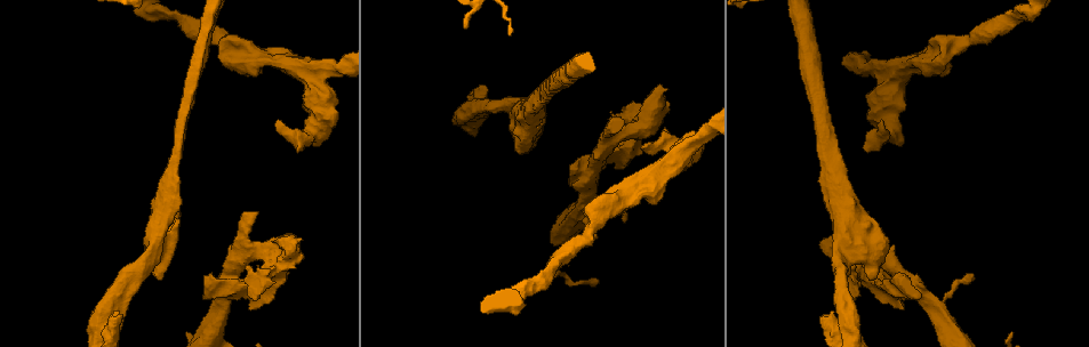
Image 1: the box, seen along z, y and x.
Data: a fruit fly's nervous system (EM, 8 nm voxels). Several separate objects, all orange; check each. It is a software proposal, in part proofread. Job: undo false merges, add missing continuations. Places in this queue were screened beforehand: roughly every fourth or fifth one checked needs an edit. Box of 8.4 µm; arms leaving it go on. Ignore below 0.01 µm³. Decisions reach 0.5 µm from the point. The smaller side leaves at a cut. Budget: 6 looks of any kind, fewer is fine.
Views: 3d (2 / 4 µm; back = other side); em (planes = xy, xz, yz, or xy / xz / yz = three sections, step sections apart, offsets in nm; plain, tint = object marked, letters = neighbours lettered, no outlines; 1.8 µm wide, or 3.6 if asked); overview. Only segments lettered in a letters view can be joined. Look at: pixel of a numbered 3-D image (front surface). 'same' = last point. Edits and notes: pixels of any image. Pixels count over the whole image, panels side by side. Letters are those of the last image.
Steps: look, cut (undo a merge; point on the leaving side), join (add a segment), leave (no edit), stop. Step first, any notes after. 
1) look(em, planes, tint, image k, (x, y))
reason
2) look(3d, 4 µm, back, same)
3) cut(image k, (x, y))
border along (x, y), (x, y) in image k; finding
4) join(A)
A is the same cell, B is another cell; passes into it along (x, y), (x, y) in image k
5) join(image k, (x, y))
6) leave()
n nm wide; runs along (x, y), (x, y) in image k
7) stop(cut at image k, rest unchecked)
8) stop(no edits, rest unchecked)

look(em, planes, letters, image 1, (299, 151))
stops while still wide

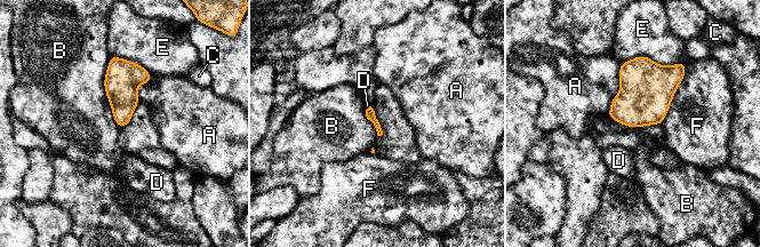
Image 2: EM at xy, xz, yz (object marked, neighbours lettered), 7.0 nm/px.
leave()
A, B, C, D, E and F are other cells; border along (109, 56), (104, 93), (119, 128) in image 2; none of them fits

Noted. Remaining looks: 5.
look(em, yz, step 16, tint, image 1, (823, 239))
stops while still wide

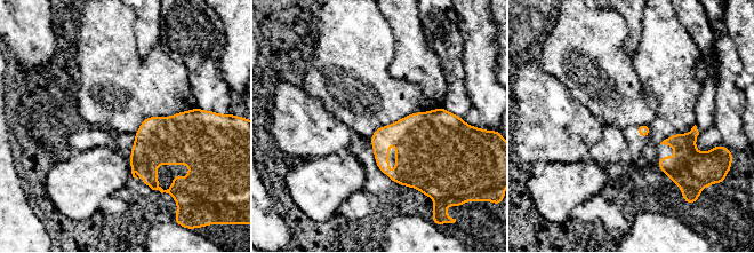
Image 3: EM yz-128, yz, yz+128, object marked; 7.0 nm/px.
look(em, planes, letters, same)

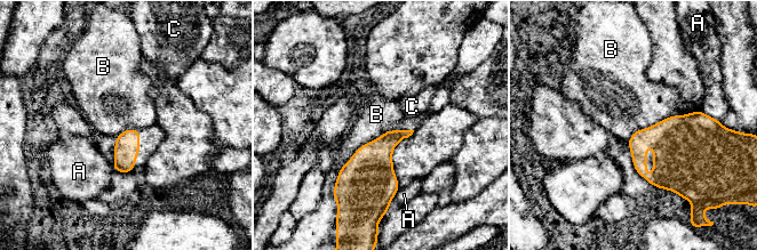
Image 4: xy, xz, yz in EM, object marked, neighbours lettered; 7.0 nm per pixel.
leave()
A, B and C are other cells; border along (398, 129), (364, 143), (332, 191) in image 4; no lettered segment goes on from it

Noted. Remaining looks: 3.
look(em, planes, tint, image 1, (252, 297))
an open end

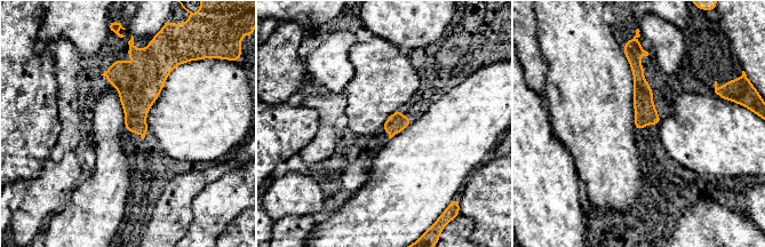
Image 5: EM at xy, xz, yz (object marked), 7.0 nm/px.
look(em, planes, letters, same)

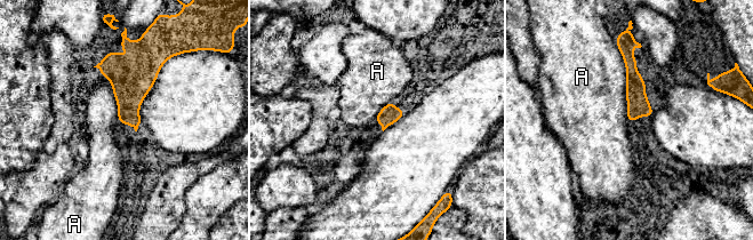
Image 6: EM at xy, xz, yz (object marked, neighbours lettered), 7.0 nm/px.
leave()
A is another cell; runs along (627, 52), (634, 81), (631, 119) in image 6; no lettered segment goes on from it

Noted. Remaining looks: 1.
stop(no edits, rest unchecked)

